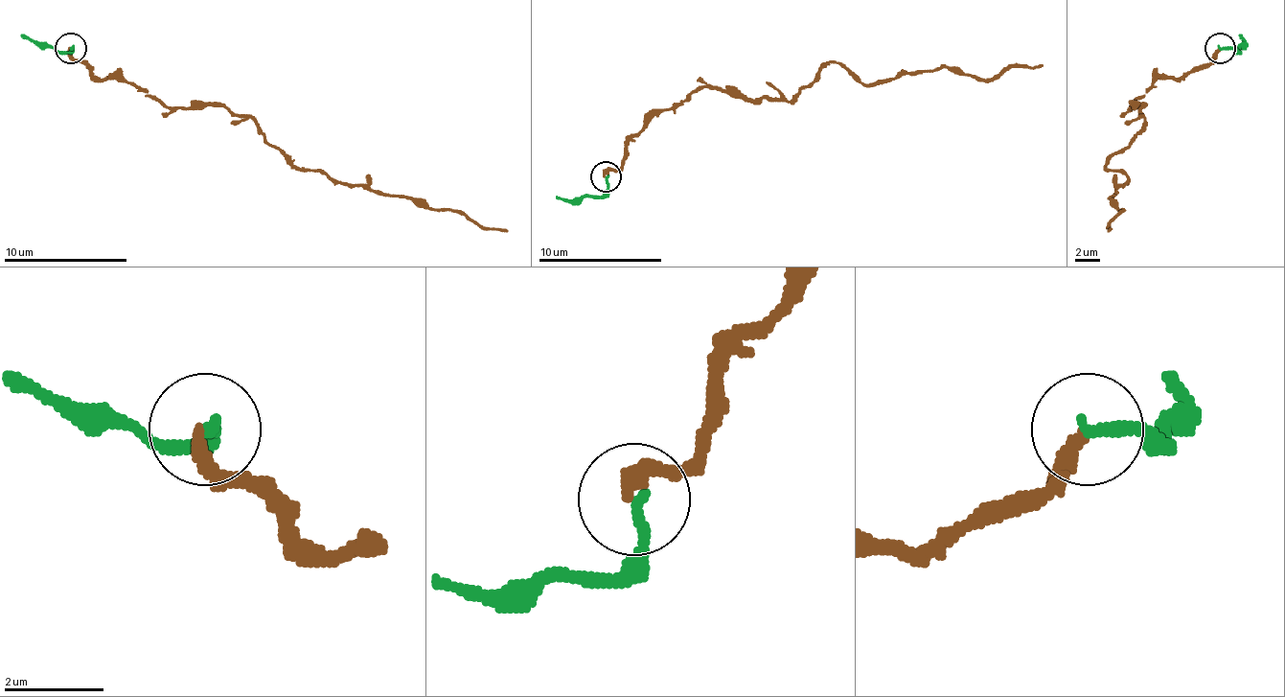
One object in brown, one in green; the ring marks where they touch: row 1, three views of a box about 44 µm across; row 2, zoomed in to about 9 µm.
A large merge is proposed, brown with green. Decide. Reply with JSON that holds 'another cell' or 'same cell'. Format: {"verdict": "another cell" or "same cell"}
{"verdict": "same cell"}

